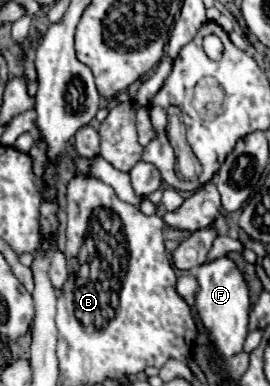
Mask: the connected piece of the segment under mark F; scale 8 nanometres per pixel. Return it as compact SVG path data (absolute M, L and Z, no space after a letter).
M222 256L210 264L202 264L196 272L196 278L198 278L200 288L198 288L198 294L194 300L194 308L218 352L216 358L226 360L230 356L240 354L246 334L248 334L248 312L250 312L248 286L244 282L240 270L234 266L234 262L230 258Z

